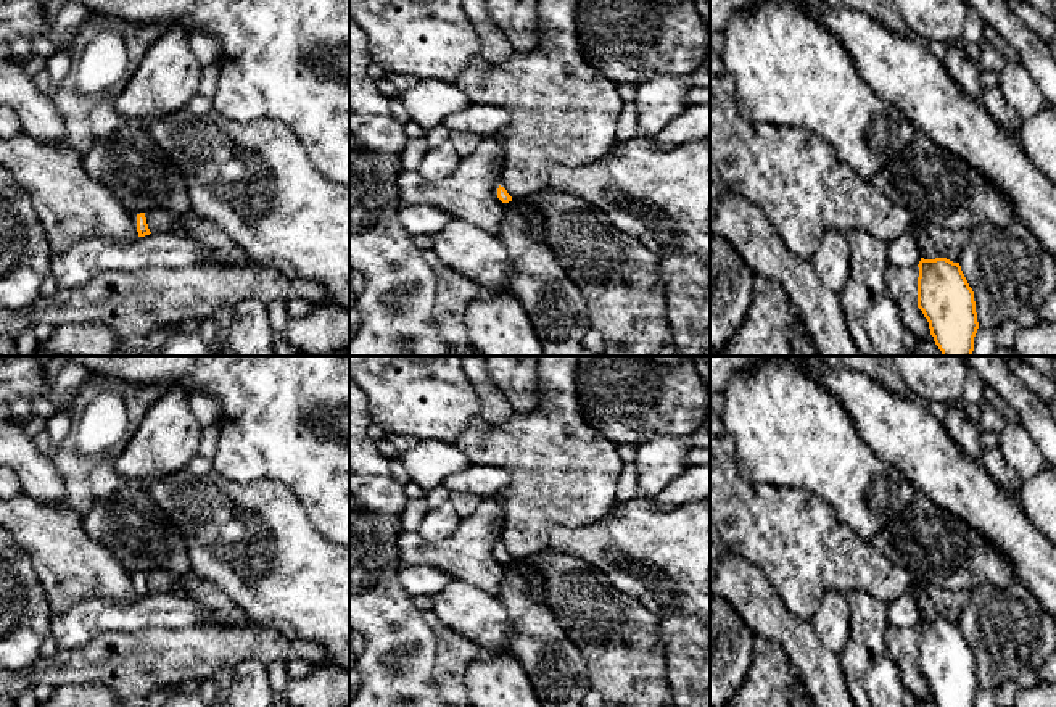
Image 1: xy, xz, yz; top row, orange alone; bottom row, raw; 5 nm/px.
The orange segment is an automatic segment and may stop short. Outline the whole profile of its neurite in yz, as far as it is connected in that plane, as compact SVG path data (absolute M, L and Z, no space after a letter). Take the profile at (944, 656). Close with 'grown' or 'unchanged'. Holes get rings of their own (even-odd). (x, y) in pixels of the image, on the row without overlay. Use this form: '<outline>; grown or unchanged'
M921 618L918 668L937 707L974 707L979 689L974 652L959 623Z; unchanged

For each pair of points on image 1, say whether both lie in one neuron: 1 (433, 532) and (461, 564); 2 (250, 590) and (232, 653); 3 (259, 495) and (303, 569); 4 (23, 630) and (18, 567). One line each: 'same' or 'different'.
1: different
2: different
3: same
4: same

